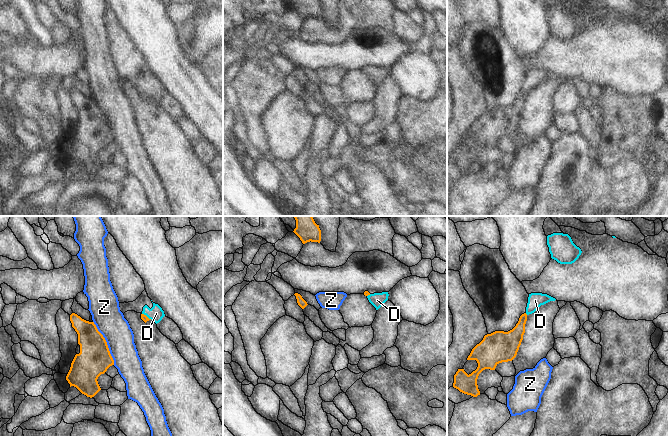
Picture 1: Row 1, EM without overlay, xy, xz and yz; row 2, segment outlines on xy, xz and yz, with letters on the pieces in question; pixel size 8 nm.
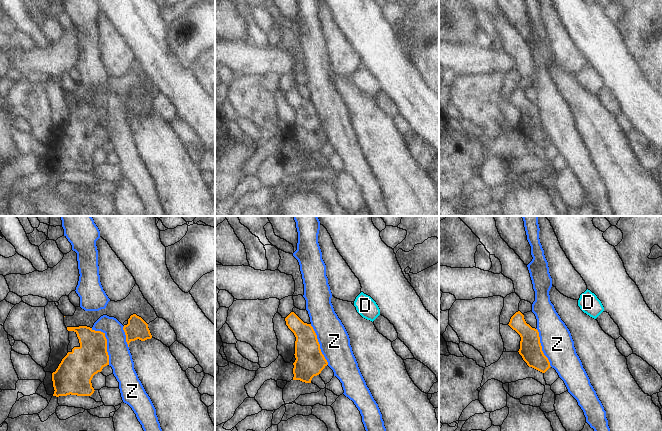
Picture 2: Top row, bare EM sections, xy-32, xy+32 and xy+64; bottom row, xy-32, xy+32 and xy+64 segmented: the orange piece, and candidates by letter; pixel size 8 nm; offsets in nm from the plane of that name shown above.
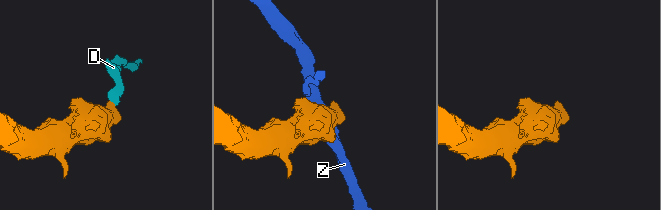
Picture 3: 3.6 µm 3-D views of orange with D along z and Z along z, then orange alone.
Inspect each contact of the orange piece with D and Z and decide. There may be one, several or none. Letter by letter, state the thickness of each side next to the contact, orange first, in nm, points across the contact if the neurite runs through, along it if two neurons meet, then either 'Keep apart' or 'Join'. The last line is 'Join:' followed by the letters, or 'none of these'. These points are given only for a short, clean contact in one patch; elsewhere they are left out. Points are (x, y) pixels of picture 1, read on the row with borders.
D: Thickness 50 nm (orange) against 120 nm. Path across: xy (143, 317), (146, 316), (156, 313). Join
Z: Thickness 260 nm (orange) against 240 nm. Keep apart
Join: D

